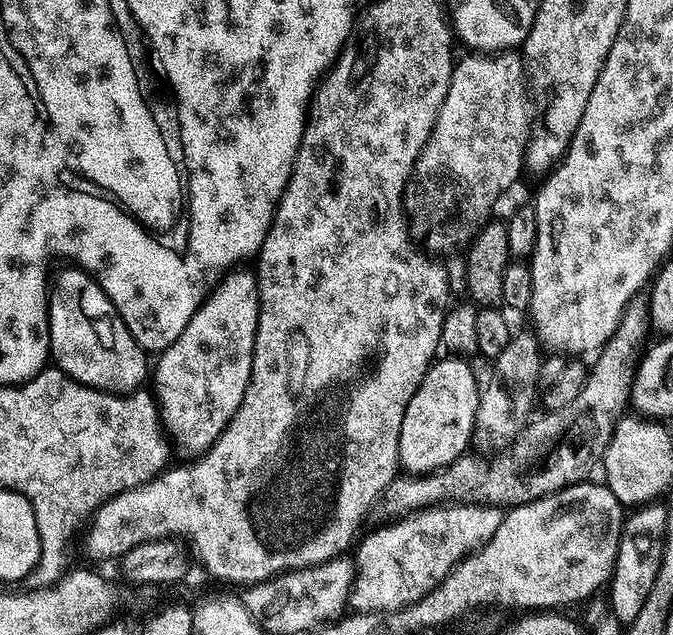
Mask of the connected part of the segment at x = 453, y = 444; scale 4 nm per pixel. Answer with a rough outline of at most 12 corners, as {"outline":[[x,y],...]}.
{"outline":[[437,359],[398,438],[399,467],[438,471],[469,451],[481,385]]}

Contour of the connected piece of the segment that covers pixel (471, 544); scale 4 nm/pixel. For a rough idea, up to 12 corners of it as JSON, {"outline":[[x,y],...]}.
{"outline":[[450,503],[355,545],[348,608],[418,603],[504,512]]}

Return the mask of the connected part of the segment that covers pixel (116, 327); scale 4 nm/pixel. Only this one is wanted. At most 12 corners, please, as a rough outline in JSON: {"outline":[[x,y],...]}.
{"outline":[[55,273],[48,347],[88,388],[131,394],[150,360],[110,298]]}

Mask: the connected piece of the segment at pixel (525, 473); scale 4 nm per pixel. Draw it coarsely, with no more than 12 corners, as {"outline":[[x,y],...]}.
{"outline":[[648,296],[624,308],[578,398],[488,464],[512,506],[583,484],[629,407]]}

